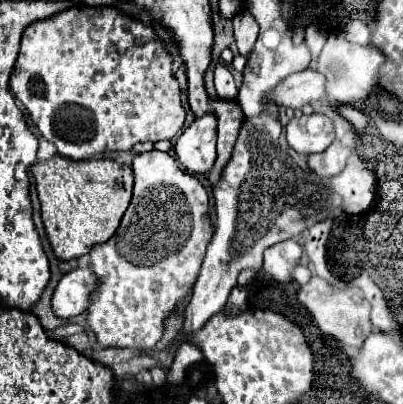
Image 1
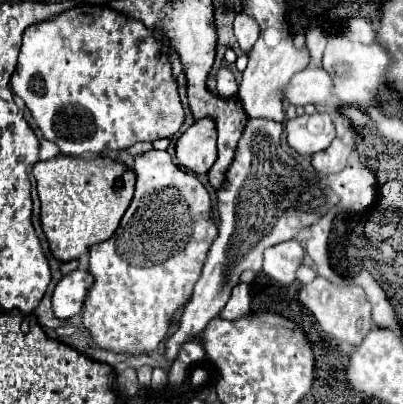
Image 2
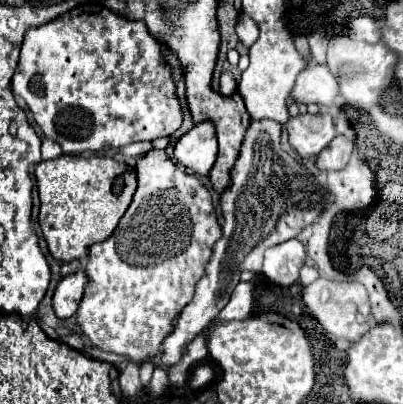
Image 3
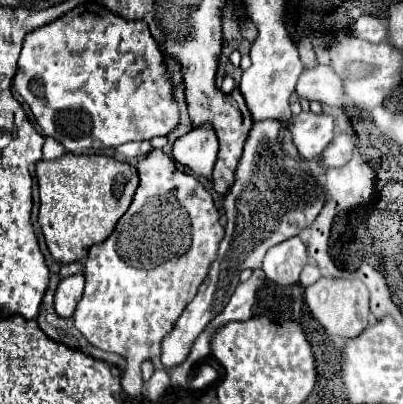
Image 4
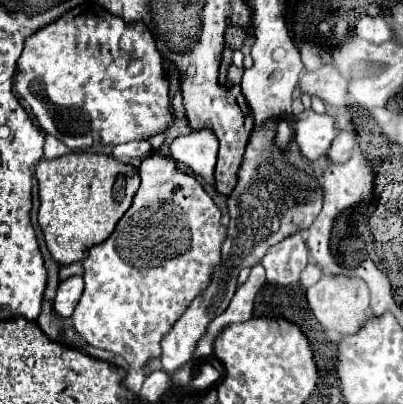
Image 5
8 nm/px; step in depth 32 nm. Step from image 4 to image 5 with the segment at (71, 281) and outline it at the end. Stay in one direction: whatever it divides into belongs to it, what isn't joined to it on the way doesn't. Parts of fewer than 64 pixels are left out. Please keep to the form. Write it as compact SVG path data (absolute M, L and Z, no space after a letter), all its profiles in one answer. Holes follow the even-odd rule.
M72 276L64 282L60 282L56 298L54 298L54 312L62 318L70 318L82 296L82 288L84 288L82 276Z

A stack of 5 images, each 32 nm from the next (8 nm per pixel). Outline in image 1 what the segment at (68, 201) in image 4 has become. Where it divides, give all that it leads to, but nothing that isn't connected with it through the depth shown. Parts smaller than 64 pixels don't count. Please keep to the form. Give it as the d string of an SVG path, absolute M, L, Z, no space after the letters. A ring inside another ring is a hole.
M54 156L32 166L38 198L42 204L42 222L54 256L58 260L72 260L88 254L92 246L106 242L130 204L134 188L134 172L116 160L72 160Z

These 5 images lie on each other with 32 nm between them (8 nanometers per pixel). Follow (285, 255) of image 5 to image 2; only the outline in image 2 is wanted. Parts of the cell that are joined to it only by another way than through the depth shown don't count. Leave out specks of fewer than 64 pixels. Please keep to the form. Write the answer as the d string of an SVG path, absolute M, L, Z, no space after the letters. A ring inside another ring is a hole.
M298 240L280 242L264 252L264 274L282 286L296 280L296 270L302 266L304 246Z

